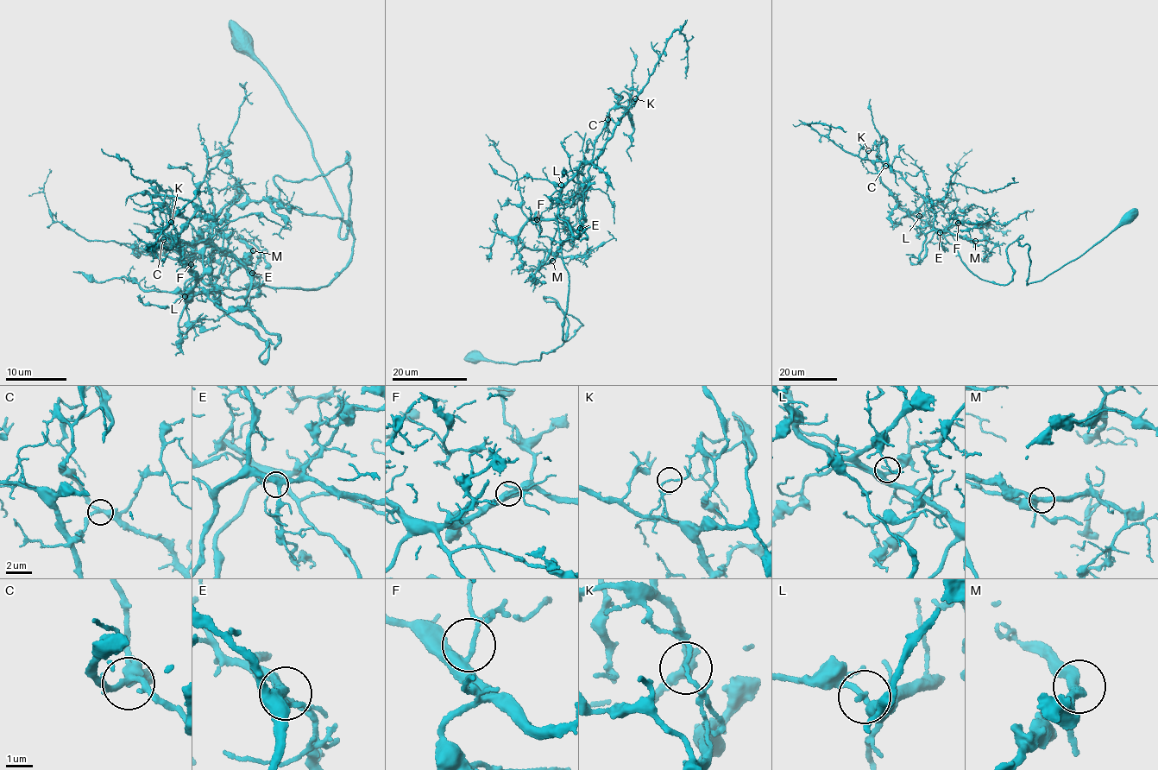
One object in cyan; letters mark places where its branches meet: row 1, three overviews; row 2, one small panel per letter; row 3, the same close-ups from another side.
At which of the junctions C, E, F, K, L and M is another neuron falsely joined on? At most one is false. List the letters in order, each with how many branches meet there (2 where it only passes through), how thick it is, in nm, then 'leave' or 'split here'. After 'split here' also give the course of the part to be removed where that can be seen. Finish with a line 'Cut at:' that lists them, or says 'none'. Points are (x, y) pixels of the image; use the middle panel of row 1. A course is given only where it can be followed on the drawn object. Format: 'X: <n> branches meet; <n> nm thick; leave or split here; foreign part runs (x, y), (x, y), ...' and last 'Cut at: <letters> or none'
C: 3 branches meet; 320 nm thick; leave
E: 3 branches meet; 300 nm thick; leave
F: 3 branches meet; 150 nm thick; leave
K: 2 branches meet; 100 nm thick; split here; foreign part runs (635, 98), (610, 110), (583, 198), (572, 194), (581, 192), (575, 224), (566, 231), (572, 248), (578, 243)
L: 2 branches meet; 200 nm thick; leave
M: 3 branches meet; 320 nm thick; leave
Cut at: K

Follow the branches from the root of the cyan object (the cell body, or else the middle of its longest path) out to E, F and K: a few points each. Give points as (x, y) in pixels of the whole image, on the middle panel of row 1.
E: (476, 356), (537, 360), (582, 325), (544, 298), (566, 317), (564, 340), (569, 280), (556, 220), (580, 228)
F: (476, 356), (537, 360), (582, 325), (544, 300), (566, 317), (564, 340), (559, 229), (537, 219)
K: (476, 356), (537, 360), (582, 325), (544, 298), (566, 317), (564, 340), (560, 188), (635, 98)

